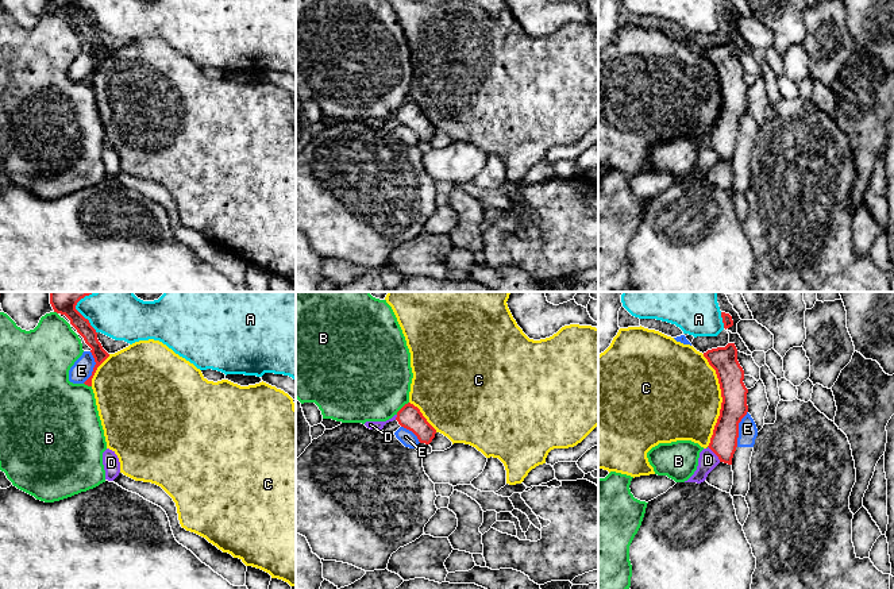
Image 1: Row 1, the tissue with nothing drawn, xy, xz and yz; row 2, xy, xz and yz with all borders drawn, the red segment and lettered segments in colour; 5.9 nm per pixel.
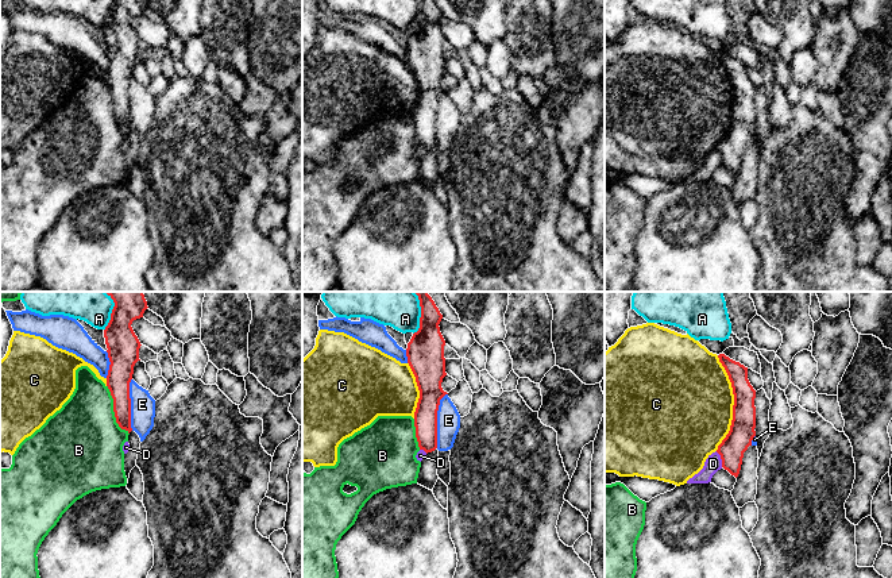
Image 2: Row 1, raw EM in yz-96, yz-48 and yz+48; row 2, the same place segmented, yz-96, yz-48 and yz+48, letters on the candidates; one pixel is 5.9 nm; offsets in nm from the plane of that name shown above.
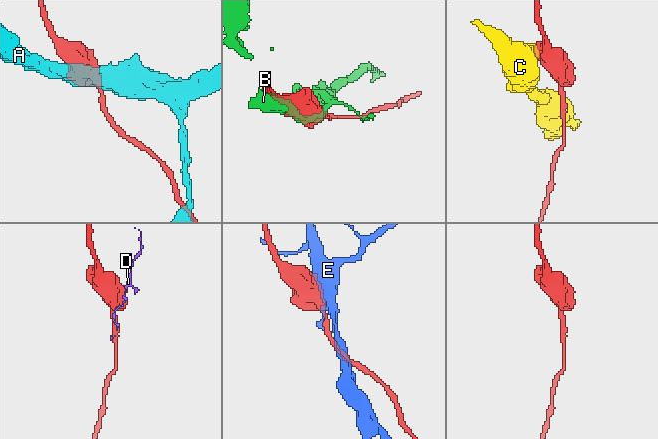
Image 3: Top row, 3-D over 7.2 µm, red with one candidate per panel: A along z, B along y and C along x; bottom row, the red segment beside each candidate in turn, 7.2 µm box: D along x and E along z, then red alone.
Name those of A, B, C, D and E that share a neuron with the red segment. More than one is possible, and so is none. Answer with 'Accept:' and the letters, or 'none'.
Accept: none

